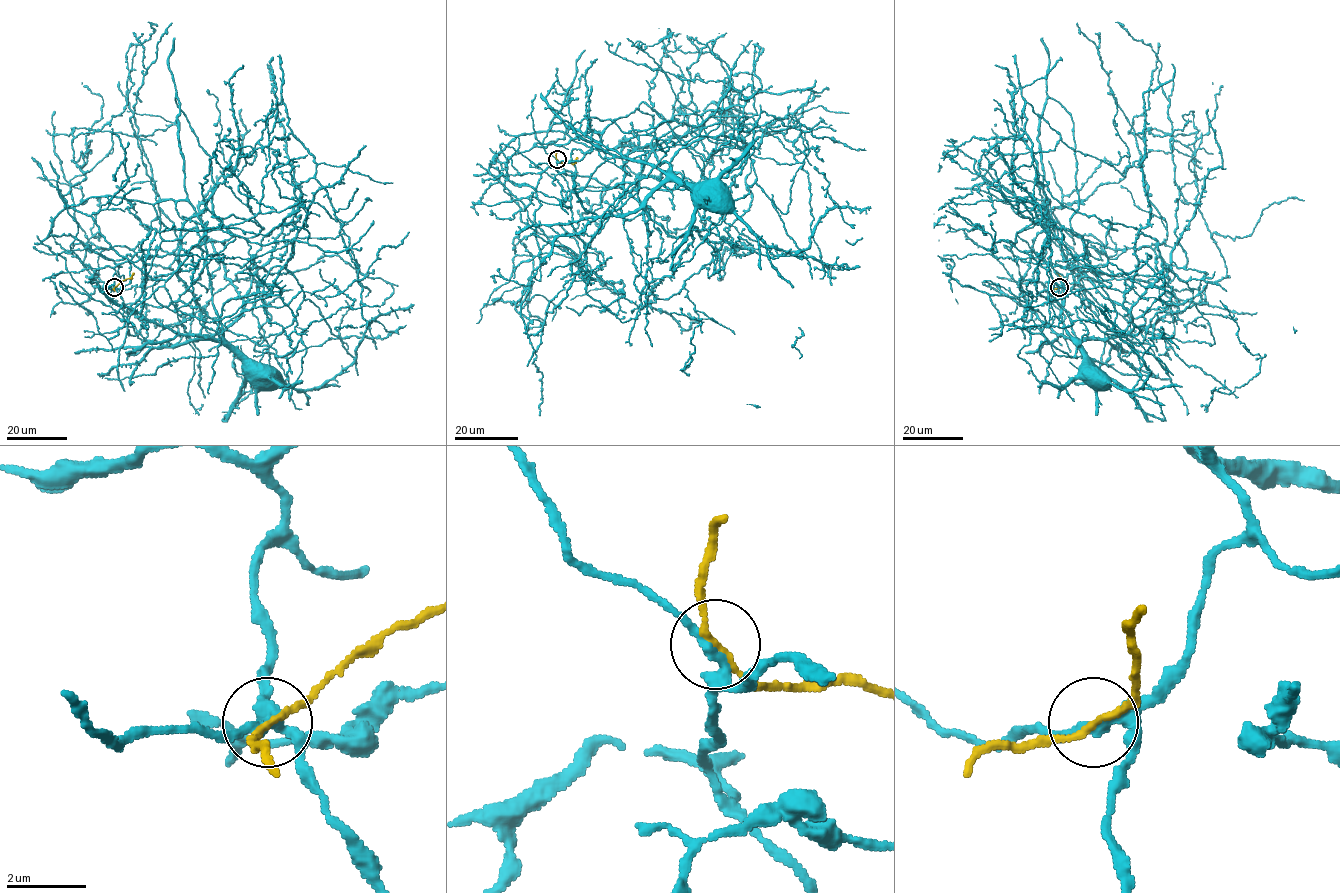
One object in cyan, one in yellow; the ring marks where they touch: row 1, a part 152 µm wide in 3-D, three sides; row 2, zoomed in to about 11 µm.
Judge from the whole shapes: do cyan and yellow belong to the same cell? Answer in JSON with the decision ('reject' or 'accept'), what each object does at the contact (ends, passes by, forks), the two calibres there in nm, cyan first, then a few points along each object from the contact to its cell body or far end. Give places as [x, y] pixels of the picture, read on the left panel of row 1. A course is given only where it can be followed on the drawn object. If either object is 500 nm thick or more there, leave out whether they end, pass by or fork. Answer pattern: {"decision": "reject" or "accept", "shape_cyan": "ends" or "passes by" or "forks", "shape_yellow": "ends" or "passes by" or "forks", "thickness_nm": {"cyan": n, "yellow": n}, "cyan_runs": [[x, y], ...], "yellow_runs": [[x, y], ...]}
{"decision": "accept", "shape_cyan": "forks", "shape_yellow": "passes by", "thickness_nm": {"cyan": 240, "yellow": 150}, "cyan_runs": [[113, 287], [127, 261], [258, 234], [223, 183], [198, 215], [212, 305], [222, 335], [266, 380]], "yellow_runs": [[114, 287], [129, 279], [133, 273]]}

